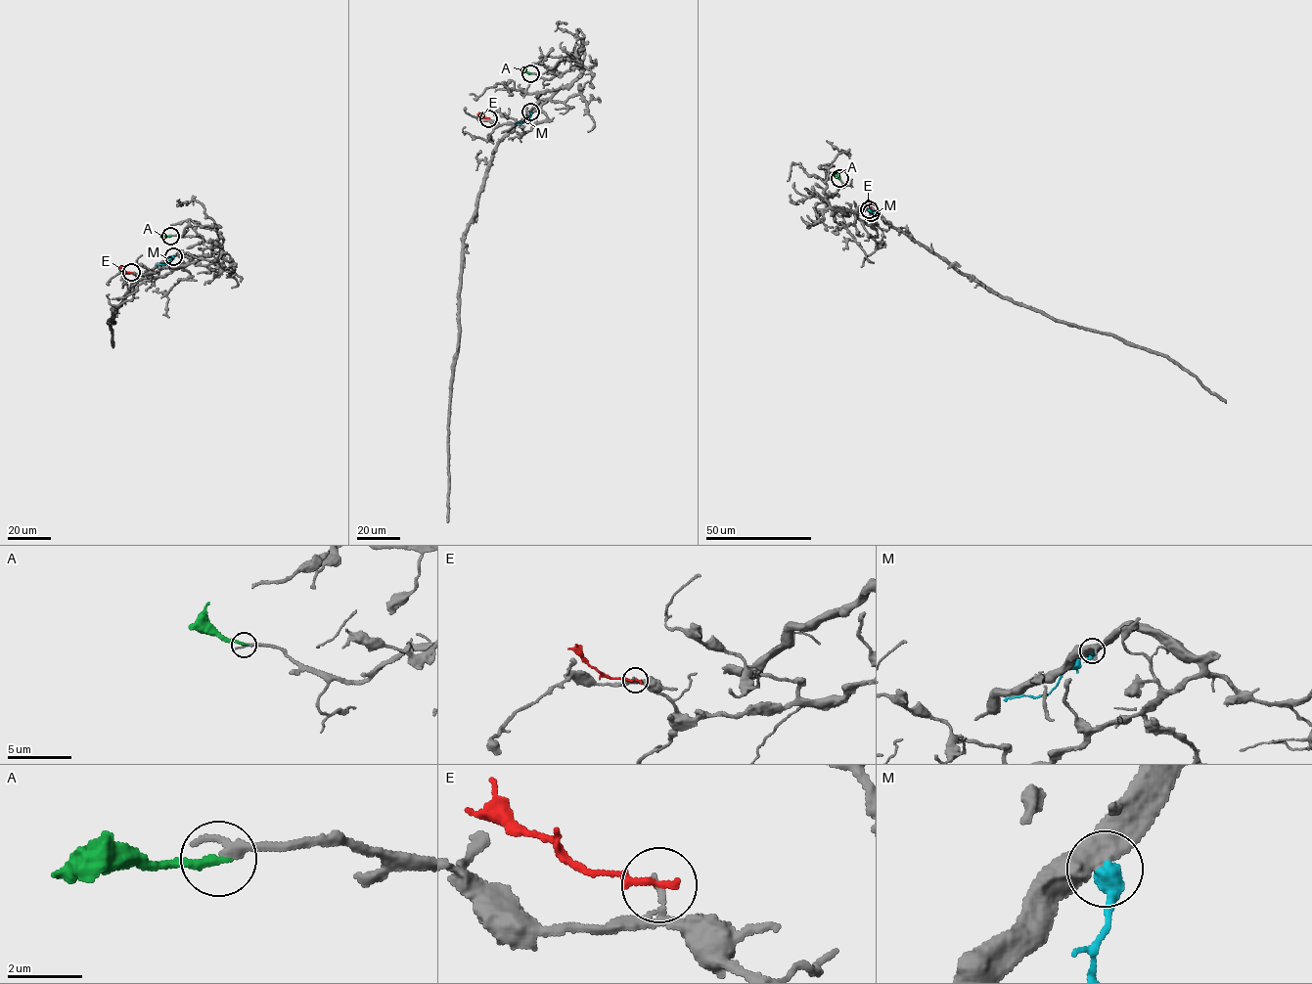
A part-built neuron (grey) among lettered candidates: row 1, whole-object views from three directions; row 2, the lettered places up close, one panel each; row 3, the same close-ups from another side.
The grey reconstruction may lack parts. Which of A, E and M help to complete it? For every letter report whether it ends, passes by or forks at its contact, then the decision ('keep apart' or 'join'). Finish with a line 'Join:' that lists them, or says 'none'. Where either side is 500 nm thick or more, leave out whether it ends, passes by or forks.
A: it ends there; join
E: it ends there; keep apart
M: keep apart
Join: A

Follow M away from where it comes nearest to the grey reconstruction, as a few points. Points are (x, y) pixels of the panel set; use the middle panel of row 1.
M: (530, 111), (529, 118), (515, 124)

